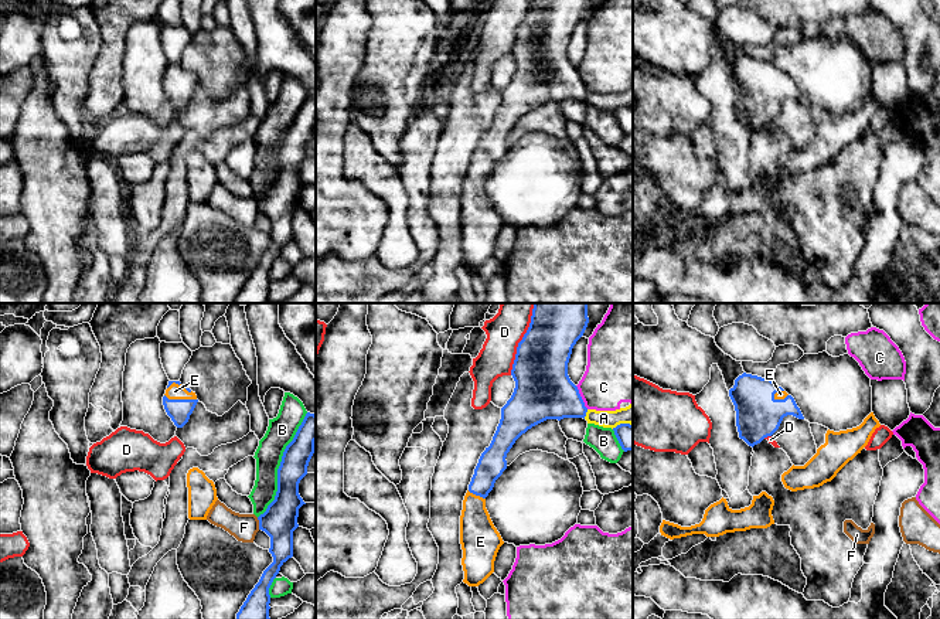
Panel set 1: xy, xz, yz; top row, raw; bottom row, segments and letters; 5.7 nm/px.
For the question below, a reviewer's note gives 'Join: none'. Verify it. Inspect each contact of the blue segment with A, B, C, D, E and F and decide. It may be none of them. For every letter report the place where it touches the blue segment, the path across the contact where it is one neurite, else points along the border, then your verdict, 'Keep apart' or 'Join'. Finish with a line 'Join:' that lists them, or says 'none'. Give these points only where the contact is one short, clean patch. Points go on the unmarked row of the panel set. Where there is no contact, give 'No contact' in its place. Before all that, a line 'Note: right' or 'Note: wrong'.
Note: wrong
A: Touches blue at xz (585, 97). Keep apart
B: Touches blue at xy (281, 148). Keep apart
C: Touches blue at xz (581, 80). Keep apart
D: Touches blue at xz (518, 29). Keep apart
E: Touches blue at xy (180, 82). Path across: xy (179, 92), (180, 82), (174, 74). Join
F: Touches blue at xy (259, 206). Boundary: xy (256, 200), (259, 211). Keep apart
Join: E

